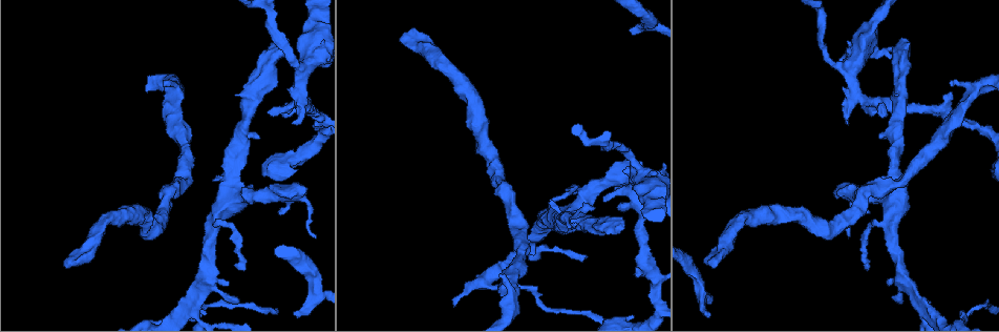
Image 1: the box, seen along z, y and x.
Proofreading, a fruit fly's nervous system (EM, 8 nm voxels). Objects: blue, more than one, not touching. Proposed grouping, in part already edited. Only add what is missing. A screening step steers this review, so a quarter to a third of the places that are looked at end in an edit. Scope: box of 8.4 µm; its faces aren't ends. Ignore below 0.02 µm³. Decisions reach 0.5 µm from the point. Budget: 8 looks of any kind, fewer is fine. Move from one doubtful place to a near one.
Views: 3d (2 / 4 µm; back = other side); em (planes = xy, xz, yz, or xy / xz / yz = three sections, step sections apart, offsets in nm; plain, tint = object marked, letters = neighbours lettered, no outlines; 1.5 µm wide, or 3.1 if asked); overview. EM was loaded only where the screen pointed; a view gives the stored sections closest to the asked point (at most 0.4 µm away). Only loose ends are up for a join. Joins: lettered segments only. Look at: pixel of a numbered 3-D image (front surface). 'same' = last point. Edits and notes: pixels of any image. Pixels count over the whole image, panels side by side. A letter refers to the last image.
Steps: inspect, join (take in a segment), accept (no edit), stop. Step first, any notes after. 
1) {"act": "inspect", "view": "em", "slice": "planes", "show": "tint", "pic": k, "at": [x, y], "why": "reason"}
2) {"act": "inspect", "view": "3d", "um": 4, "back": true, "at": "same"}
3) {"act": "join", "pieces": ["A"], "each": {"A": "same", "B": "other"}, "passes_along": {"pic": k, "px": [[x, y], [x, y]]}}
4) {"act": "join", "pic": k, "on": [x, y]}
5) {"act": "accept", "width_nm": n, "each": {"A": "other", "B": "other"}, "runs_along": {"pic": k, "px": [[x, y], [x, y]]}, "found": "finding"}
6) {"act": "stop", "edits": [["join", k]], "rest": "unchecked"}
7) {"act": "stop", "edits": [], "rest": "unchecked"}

{"act": "inspect", "view": "em", "slice": "planes", "show": "plain", "pic": 1, "at": [904, 38], "why": "branch stops here"}

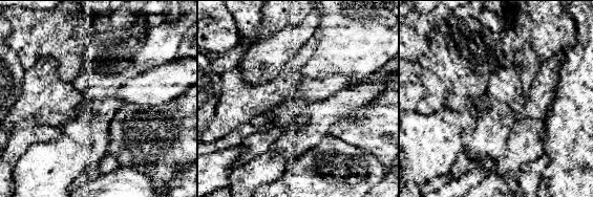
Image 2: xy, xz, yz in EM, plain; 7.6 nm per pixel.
{"act": "inspect", "view": "em", "slice": "planes", "show": "letters", "at": "same", "why": "what lies round it"}

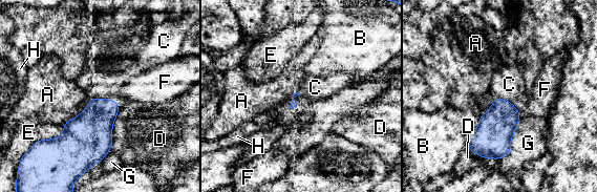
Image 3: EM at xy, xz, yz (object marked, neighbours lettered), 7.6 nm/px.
{"act": "join", "pieces": ["C"], "each": {"A": "other", "B": "other", "C": "same", "D": "other", "E": "other", "F": "other", "G": "other", "H": "other"}, "passes_along": {"pic": 3, "px": [[92, 128], [106, 99], [99, 88]]}, "found": "it goes on there"}

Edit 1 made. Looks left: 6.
{"act": "inspect", "view": "overview"}

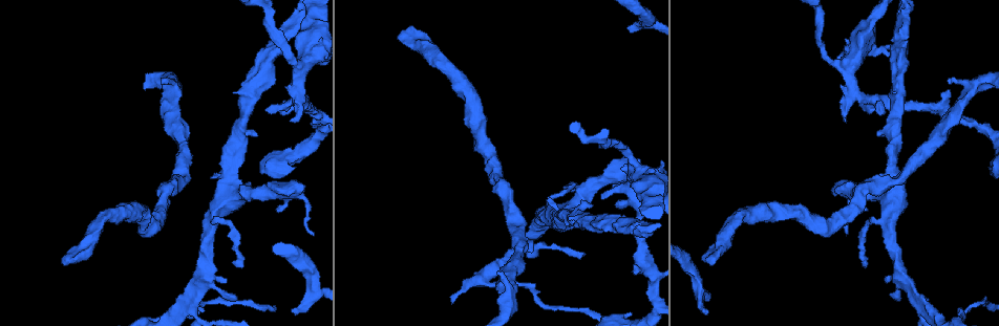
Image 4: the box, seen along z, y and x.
{"act": "inspect", "view": "3d", "um": 4, "back": true, "pic": 4, "at": [845, 121], "why": "free end"}

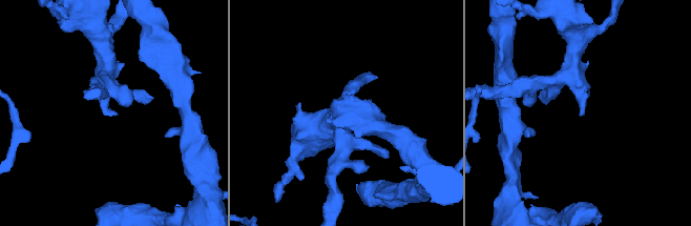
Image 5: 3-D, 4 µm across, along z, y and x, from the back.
{"act": "inspect", "view": "em", "slice": "xz", "step": 8, "show": "plain", "pic": 5, "at": [115, 116], "why": "now the EM"}

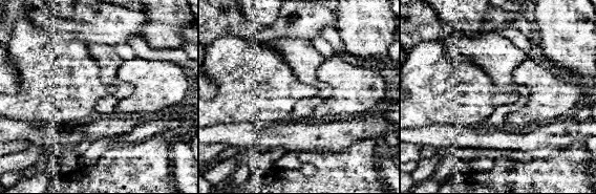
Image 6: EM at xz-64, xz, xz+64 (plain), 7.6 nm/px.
{"act": "inspect", "view": "em", "slice": "xz", "step": 8, "show": "letters", "at": "same", "why": "see the neighbours"}

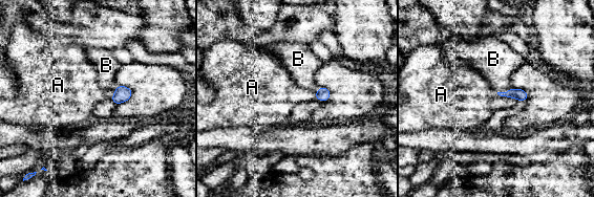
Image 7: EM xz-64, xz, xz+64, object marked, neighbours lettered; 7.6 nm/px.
{"act": "join", "pieces": ["B"], "each": {"A": "other", "B": "same"}, "passes_along": {"pic": 7, "px": [[522, 94], [504, 92], [495, 61]]}, "found": "the neuron continues"}

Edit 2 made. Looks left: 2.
{"act": "inspect", "view": "em", "slice": "xz", "step": 8, "show": "letters", "pic": 4, "at": [629, 26], "why": "branch stops here"}

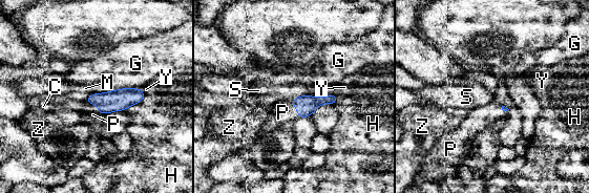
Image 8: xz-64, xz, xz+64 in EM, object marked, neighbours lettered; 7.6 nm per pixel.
{"act": "join", "pieces": ["P"], "each": {"C": "other", "G": "other", "H": "other", "M": "other", "P": "same", "S": "other", "Y": "other", "Z": "other"}, "found": "the neuron continues"}

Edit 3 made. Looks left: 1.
{"act": "stop", "edits": [["join", 3], ["join", 7], ["join", 8]], "rest": "unchecked"}

